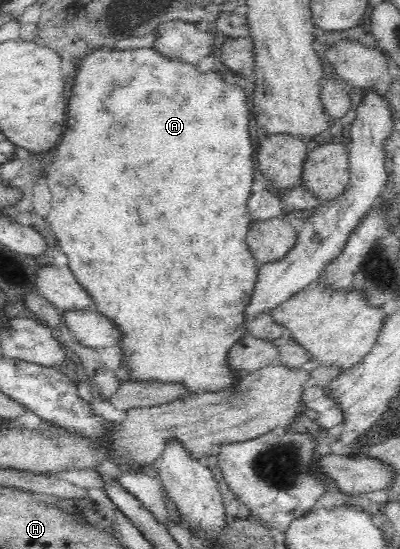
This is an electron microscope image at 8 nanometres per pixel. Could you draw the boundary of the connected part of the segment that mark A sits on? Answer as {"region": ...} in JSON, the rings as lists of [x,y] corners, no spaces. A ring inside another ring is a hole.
{"region":[[[98,48],[88,54],[88,58],[82,64],[82,70],[78,72],[64,136],[56,146],[56,156],[52,163],[46,166],[44,174],[52,192],[52,208],[46,215],[45,221],[52,226],[62,246],[60,248],[62,252],[68,254],[70,258],[68,268],[92,298],[92,309],[112,320],[116,329],[120,331],[118,345],[124,352],[124,364],[130,368],[130,381],[182,383],[188,389],[188,394],[196,394],[233,391],[243,377],[229,364],[228,353],[236,341],[242,340],[242,337],[249,334],[247,327],[246,330],[241,330],[238,326],[244,324],[246,320],[245,310],[251,303],[250,299],[253,298],[252,294],[259,277],[256,259],[246,241],[249,225],[252,222],[247,207],[248,197],[257,186],[254,181],[255,164],[252,158],[254,148],[250,141],[248,121],[247,96],[239,84],[228,85],[218,73],[198,72],[194,65],[160,56],[154,48],[129,51]],[[104,96],[106,96],[106,110],[104,108],[98,110],[98,104],[104,102]]]}

